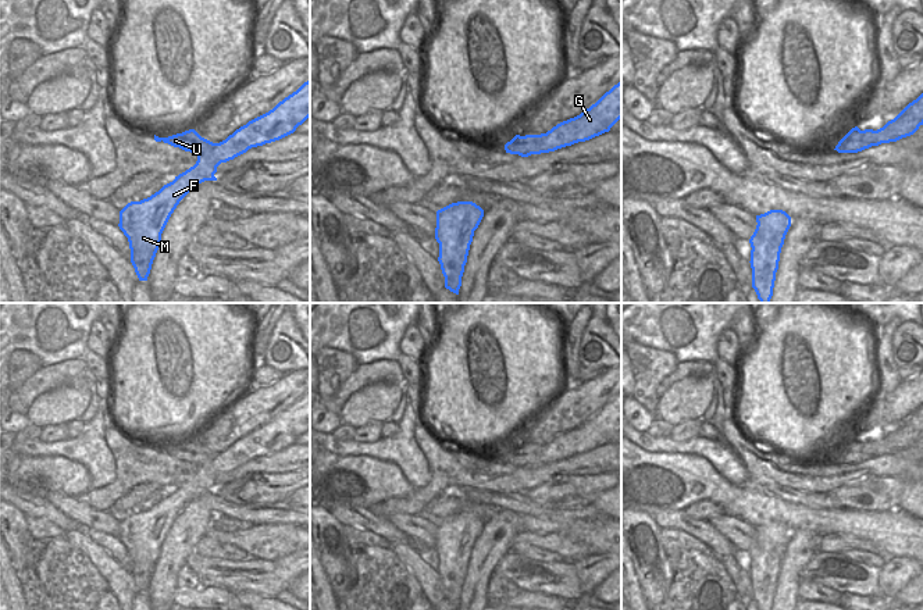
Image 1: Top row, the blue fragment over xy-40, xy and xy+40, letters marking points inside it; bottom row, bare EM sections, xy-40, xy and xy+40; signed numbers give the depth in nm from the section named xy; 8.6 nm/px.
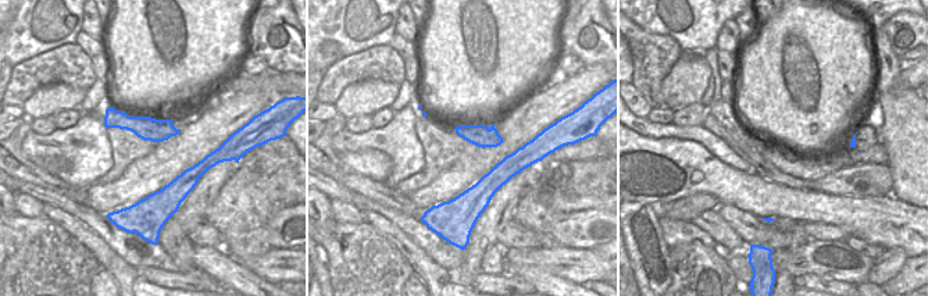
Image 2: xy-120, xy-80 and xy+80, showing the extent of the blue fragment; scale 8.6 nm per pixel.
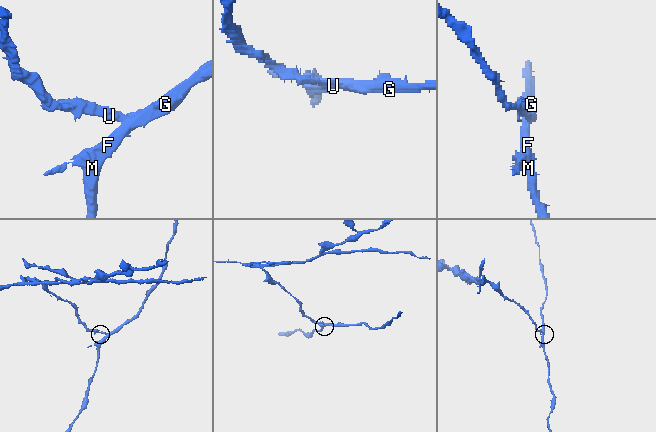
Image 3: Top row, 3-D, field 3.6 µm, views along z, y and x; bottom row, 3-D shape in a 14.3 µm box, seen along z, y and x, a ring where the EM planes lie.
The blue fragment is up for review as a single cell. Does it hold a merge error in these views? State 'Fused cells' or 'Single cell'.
Fused cells.

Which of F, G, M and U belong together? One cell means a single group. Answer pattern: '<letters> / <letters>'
F G M / U

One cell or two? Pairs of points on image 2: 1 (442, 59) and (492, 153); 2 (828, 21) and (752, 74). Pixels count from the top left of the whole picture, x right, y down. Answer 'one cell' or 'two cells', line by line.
1: two cells
2: one cell

